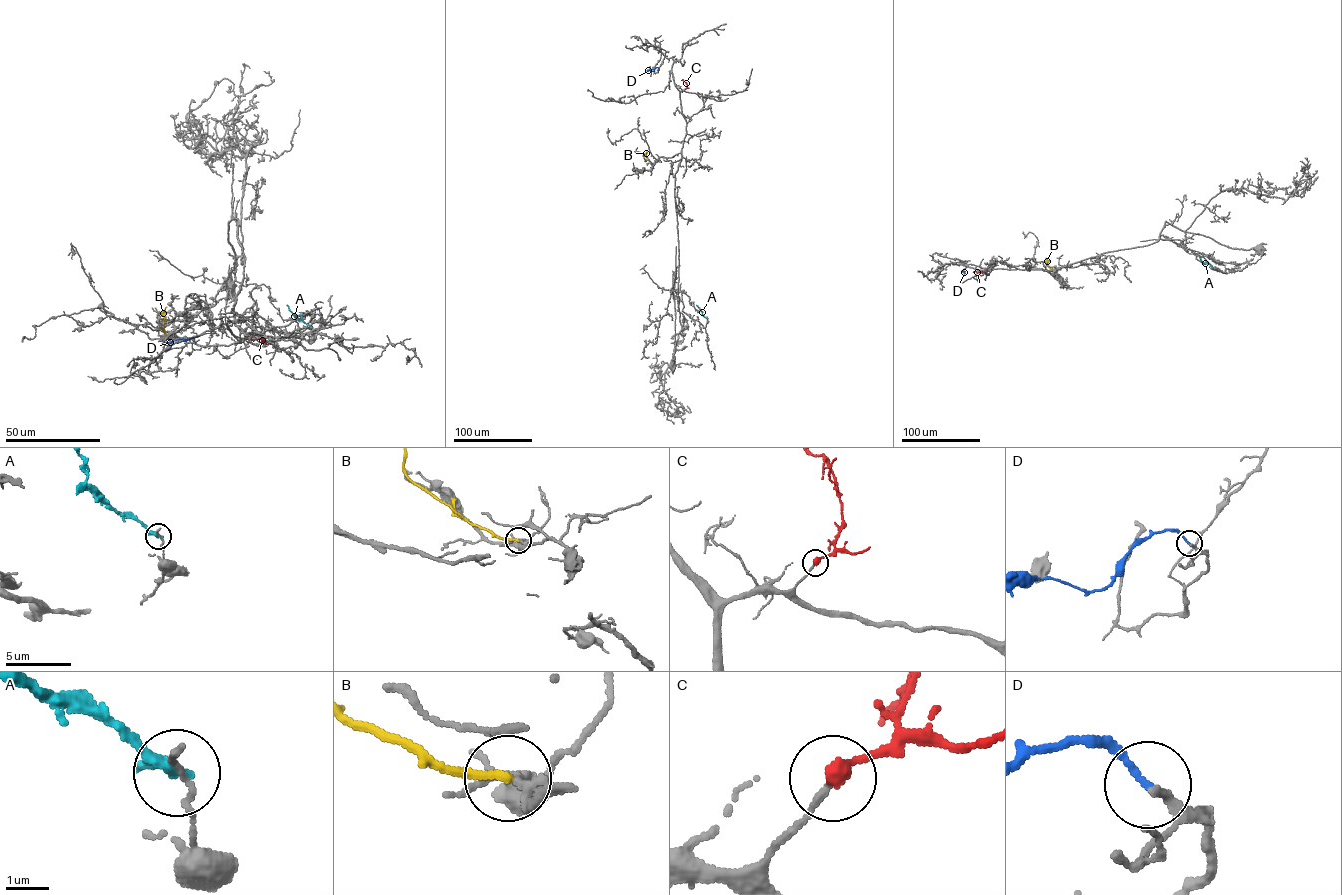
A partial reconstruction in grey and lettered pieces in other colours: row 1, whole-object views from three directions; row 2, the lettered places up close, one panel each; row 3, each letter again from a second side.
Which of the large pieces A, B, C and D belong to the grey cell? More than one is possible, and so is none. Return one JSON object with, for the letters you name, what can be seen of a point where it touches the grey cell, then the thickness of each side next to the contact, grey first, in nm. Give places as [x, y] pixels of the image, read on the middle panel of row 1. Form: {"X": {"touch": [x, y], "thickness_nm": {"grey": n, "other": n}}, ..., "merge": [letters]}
{"C": {"touch": [685, 89], "thickness_nm": {"grey": 140, "other": 340}}, "D": {"touch": [658, 68], "thickness_nm": {"grey": 160, "other": 150}}, "merge": ["C", "D"]}

